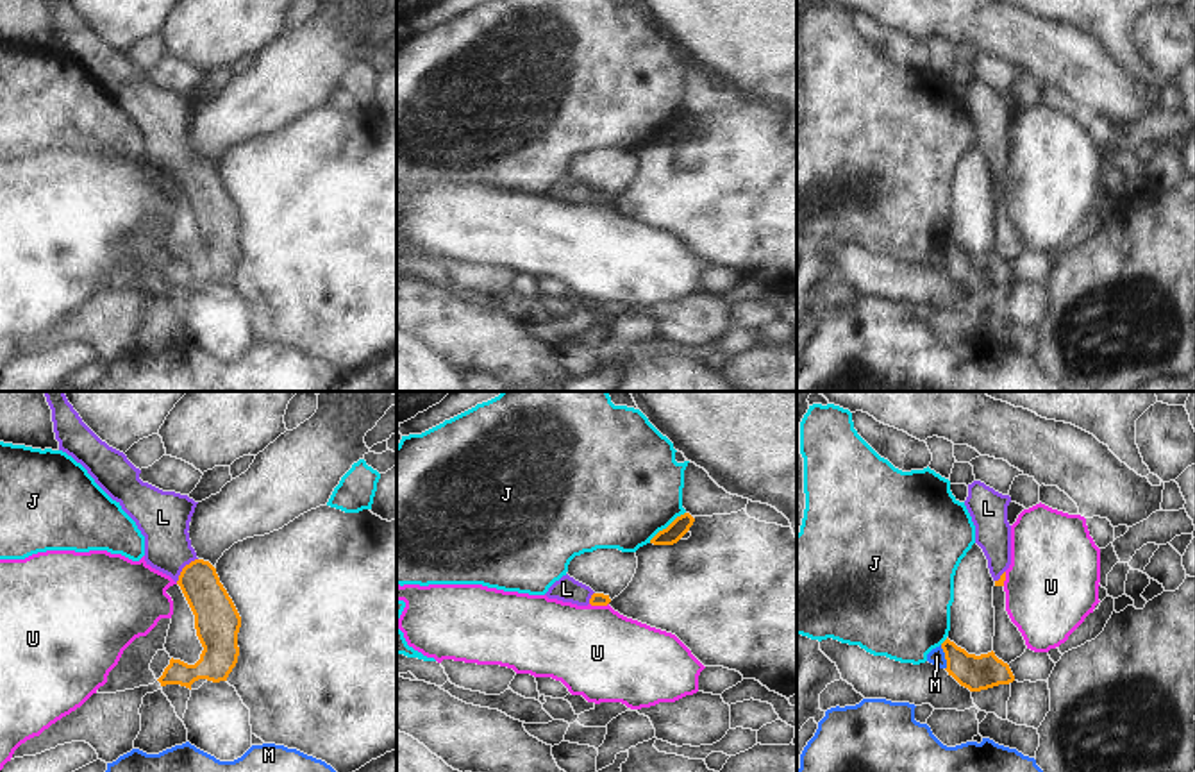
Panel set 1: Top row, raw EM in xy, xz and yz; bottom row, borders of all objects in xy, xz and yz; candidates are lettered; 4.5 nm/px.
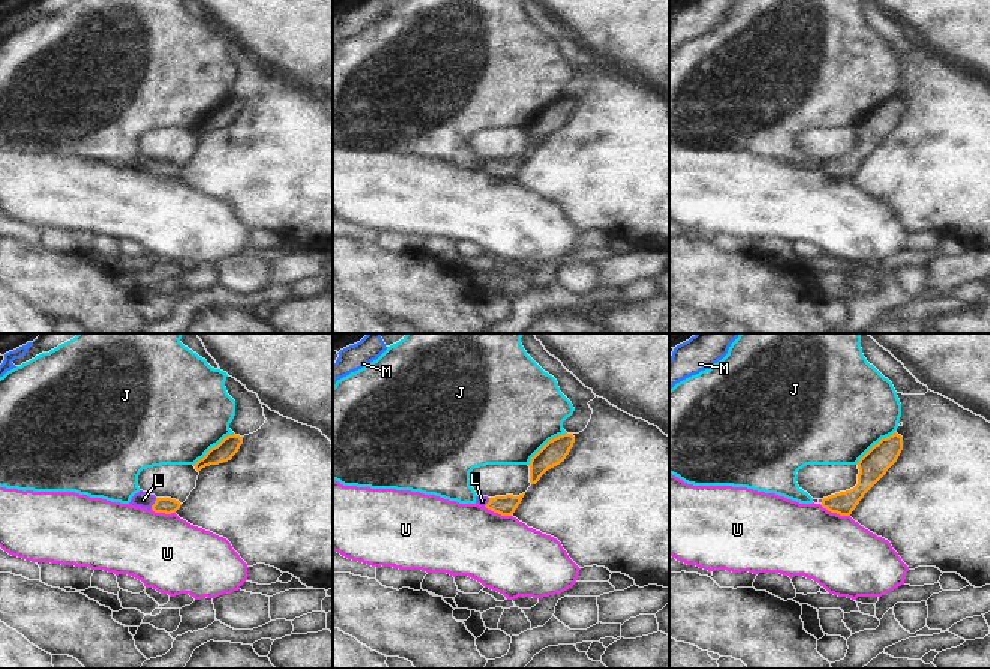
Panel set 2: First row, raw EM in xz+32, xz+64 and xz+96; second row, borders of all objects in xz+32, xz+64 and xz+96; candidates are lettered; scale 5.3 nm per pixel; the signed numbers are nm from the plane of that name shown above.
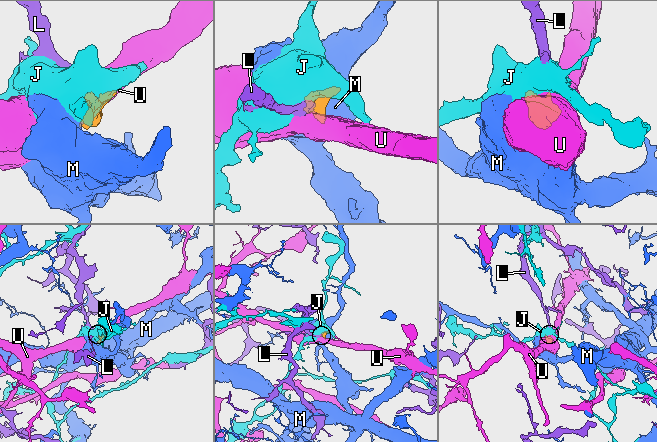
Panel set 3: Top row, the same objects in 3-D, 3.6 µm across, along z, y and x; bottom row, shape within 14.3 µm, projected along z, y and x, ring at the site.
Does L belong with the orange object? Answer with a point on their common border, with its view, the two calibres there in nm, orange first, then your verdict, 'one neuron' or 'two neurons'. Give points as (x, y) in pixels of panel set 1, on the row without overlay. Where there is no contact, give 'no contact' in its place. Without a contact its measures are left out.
xy (183, 168) | 190/240 nm | one neuron

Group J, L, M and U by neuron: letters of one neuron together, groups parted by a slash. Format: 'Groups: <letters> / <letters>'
Groups: J / L / M / U.

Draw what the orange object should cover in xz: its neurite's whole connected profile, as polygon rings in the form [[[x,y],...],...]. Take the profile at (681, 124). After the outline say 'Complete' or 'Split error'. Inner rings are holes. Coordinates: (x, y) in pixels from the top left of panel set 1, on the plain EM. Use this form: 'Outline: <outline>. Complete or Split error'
Outline: [[[689,113],[677,116],[666,129],[659,130],[650,143],[654,145],[673,145],[677,143],[693,125],[695,118]]]. Complete.

